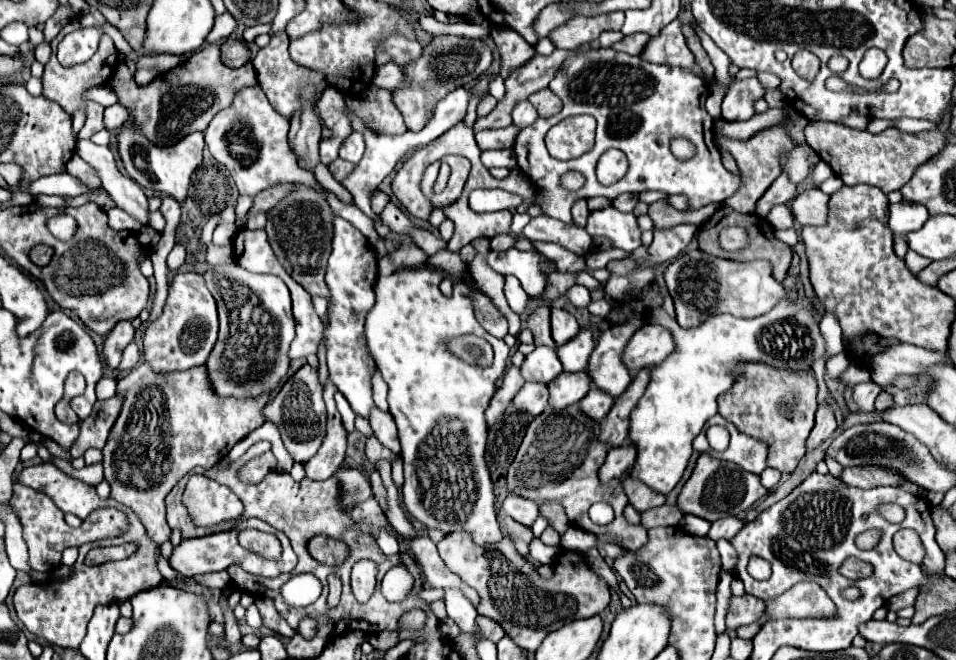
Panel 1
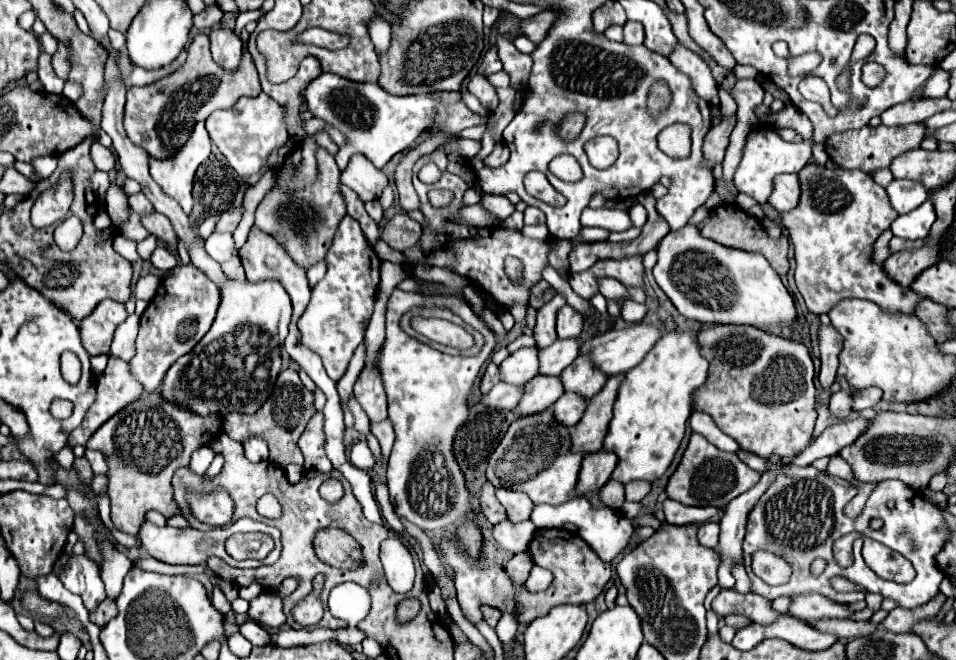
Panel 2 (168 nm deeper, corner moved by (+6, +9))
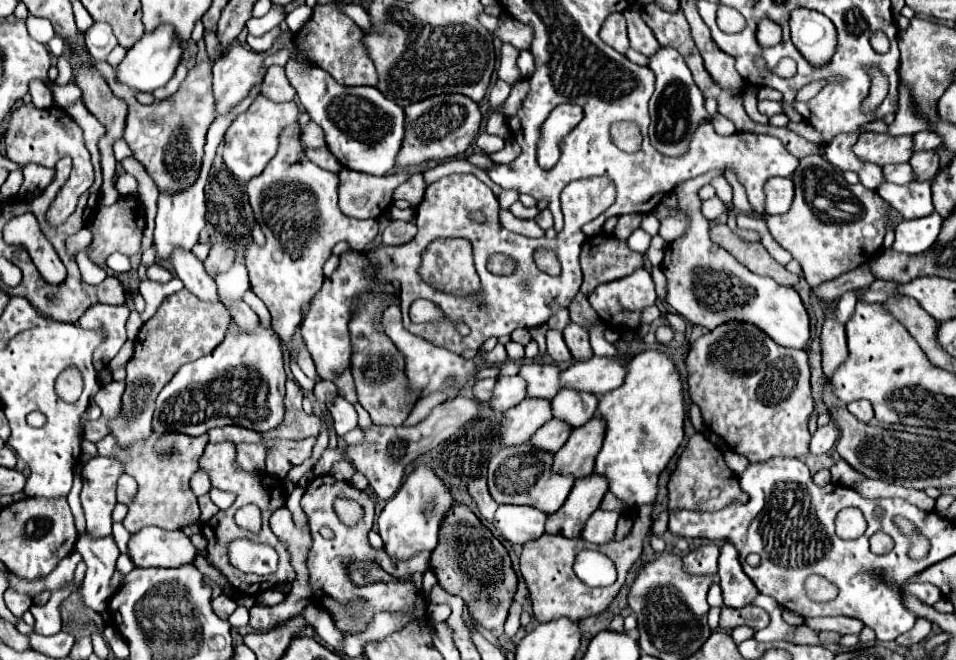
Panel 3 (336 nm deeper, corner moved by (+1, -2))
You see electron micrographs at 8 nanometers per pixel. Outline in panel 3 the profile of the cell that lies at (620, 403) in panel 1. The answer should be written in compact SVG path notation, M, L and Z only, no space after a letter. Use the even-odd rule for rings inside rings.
M593 417L579 429L573 429L567 443L553 455L553 473L571 475L575 479L587 477L593 473L595 455L601 451L605 435L605 423L599 417Z

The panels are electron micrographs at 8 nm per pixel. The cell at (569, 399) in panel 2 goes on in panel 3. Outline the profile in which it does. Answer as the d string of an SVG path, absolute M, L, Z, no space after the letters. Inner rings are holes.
M551 419L547 421L547 425L535 431L529 443L531 447L537 447L541 451L557 453L569 439L569 433L571 433L571 427L567 427L567 423L559 423L559 419Z

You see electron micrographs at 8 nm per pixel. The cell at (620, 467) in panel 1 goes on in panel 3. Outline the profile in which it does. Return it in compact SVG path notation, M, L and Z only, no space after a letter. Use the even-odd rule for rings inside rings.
M589 475L587 479L577 479L567 503L555 515L547 517L545 531L551 535L579 537L587 519L599 509L603 495L607 493L607 479L601 475Z

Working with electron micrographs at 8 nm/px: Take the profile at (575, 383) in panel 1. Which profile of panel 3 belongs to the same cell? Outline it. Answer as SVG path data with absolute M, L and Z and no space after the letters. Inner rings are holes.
M523 399L519 405L511 407L505 413L503 419L503 429L501 429L501 439L505 447L515 447L523 445L531 439L531 435L545 425L551 415L551 403L547 399Z

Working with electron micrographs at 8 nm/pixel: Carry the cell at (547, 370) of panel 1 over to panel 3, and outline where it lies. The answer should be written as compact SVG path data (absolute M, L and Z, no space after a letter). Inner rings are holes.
M517 375L501 377L495 383L489 407L497 413L505 413L507 409L521 403L525 397L527 397L527 383L523 383L523 379L519 379Z

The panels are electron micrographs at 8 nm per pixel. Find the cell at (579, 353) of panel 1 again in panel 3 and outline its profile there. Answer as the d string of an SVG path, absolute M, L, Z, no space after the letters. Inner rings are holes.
M525 361L517 375L527 381L527 397L539 397L551 401L559 391L559 373L561 369L557 365Z

